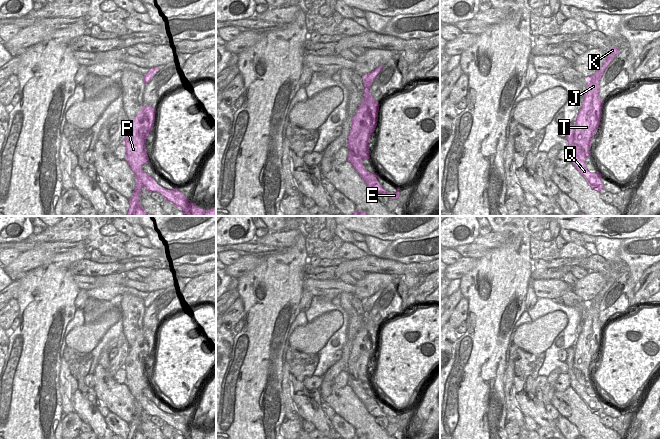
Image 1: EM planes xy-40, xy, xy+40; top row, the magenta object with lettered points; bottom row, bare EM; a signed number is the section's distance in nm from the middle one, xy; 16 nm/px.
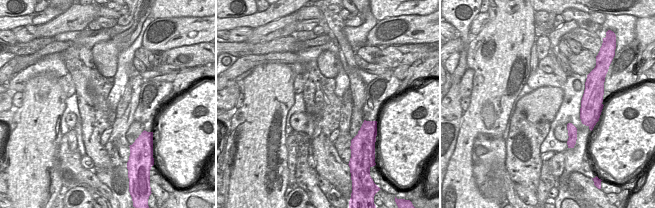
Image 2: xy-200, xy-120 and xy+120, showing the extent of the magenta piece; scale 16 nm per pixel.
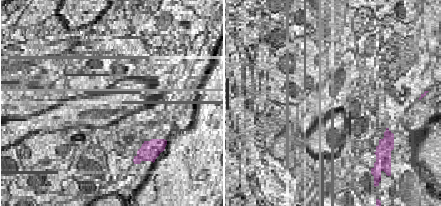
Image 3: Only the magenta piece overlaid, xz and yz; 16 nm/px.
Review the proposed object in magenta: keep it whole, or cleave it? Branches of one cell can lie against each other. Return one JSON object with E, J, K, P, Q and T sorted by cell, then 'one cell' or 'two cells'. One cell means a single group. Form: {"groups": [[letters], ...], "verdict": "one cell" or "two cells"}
{"groups": [["E", "Q"], ["J", "K", "P", "T"]], "verdict": "two cells"}

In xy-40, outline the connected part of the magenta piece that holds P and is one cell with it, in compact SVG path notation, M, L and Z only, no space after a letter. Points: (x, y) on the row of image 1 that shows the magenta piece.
M141 102L141 111L129 124L123 142L126 148L125 160L135 174L135 189L133 196L129 199L130 207L127 216L147 216L145 209L139 203L144 185L136 173L142 171L142 166L149 161L145 147L146 139L154 126L155 112L156 107L143 105Z

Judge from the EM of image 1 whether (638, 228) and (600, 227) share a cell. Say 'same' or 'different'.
same

